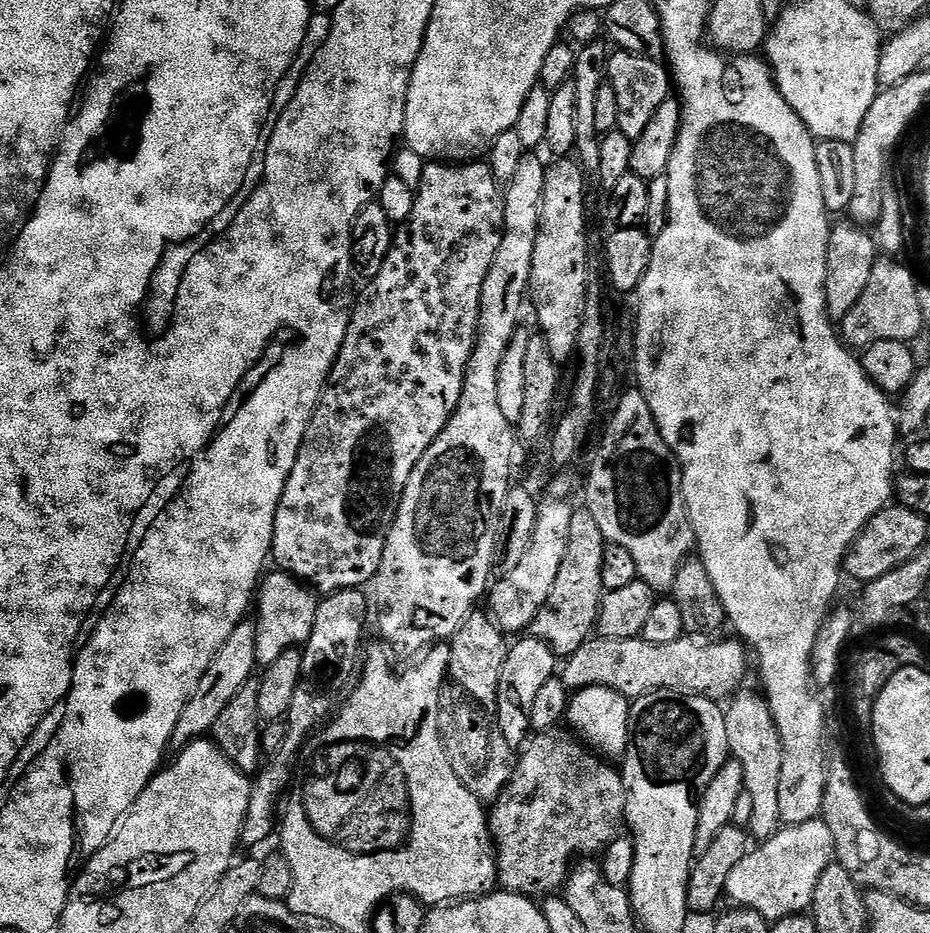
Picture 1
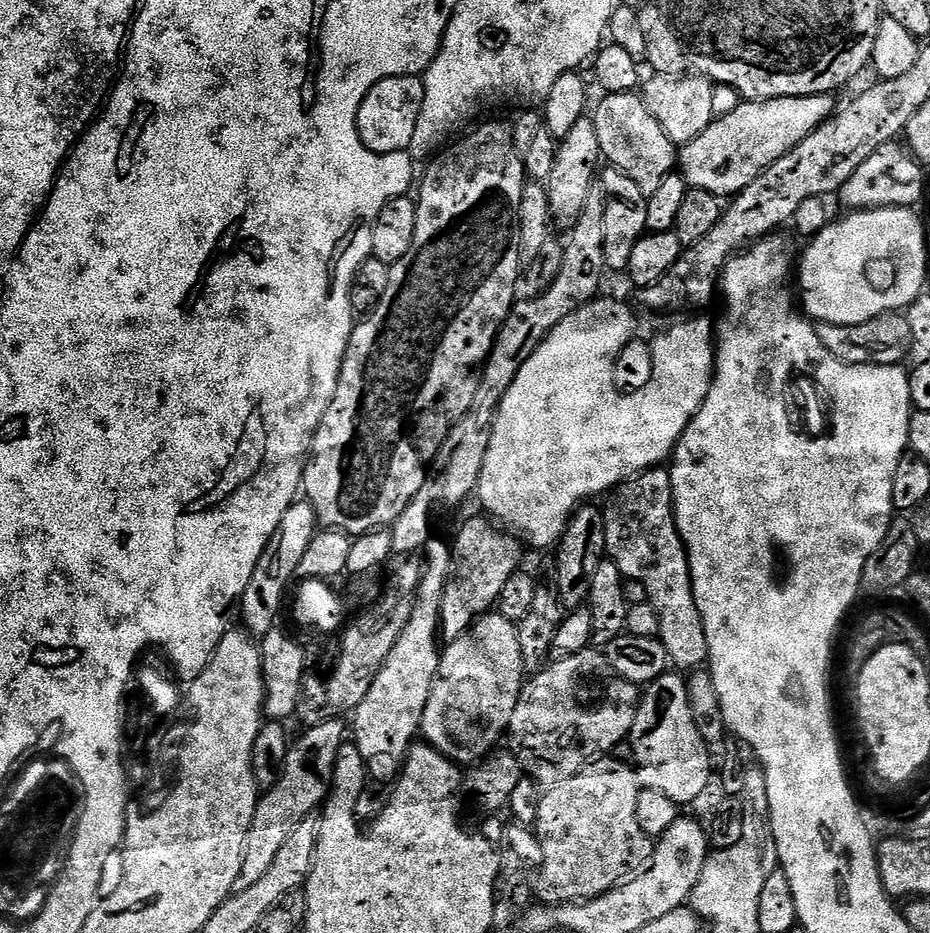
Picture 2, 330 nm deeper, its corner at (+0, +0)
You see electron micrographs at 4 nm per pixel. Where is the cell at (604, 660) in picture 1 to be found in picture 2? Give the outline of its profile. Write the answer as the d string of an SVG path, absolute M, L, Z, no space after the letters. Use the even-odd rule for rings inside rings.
M589 646L570 658L552 660L525 683L508 723L507 739L512 739L510 751L520 759L523 771L545 789L584 771L584 765L603 757L611 748L627 741L632 734L634 718L640 705L641 689L617 675L607 655L599 647Z

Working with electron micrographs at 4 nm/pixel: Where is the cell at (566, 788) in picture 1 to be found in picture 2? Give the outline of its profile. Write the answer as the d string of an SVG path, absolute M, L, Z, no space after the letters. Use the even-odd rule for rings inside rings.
M597 758L585 764L583 772L579 772L574 778L566 778L566 782L558 782L554 787L547 789L541 795L540 805L538 806L538 818L534 825L534 831L537 838L540 839L545 860L544 864L538 869L538 875L536 877L540 877L536 880L536 886L534 885L534 896L537 901L558 905L592 900L595 896L606 894L611 888L617 888L625 880L633 879L637 873L647 869L648 865L652 863L652 853L654 851L653 837L648 836L646 830L642 830L642 826L638 824L638 794L642 787L641 777L631 763L628 763L628 765L623 764L620 760L608 759L612 758Z

